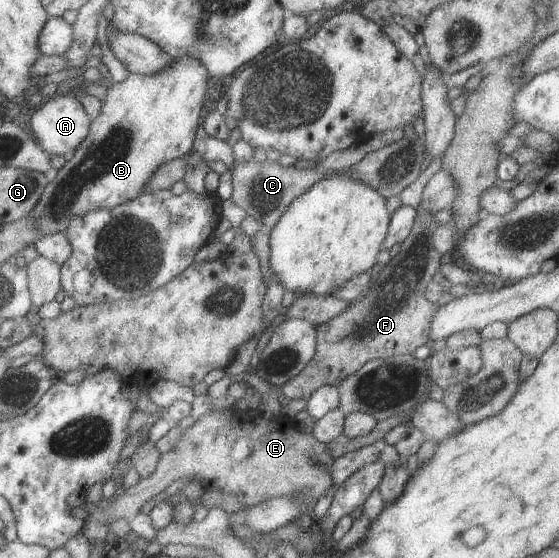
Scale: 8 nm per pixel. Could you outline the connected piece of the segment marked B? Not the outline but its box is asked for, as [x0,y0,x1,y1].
[31,57,212,235]

